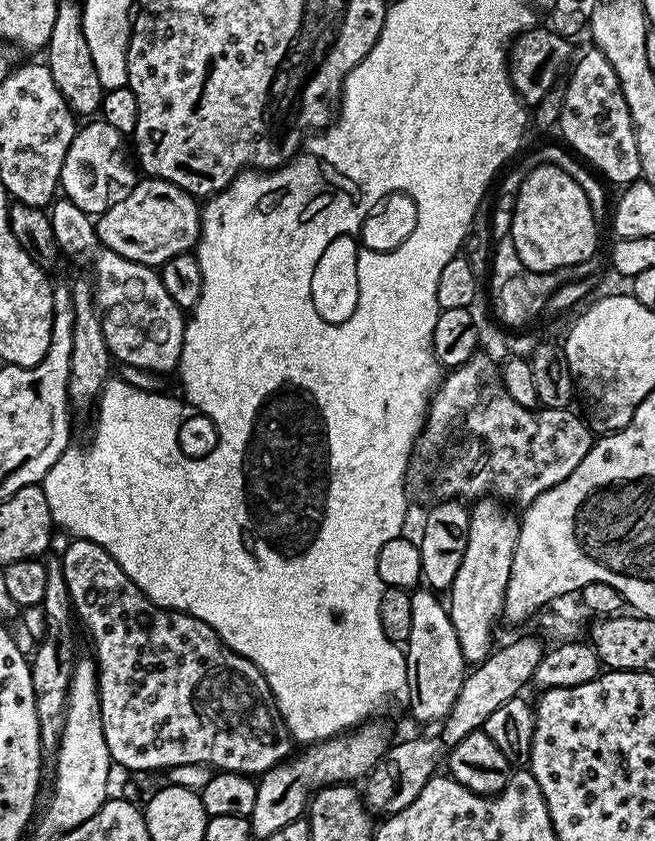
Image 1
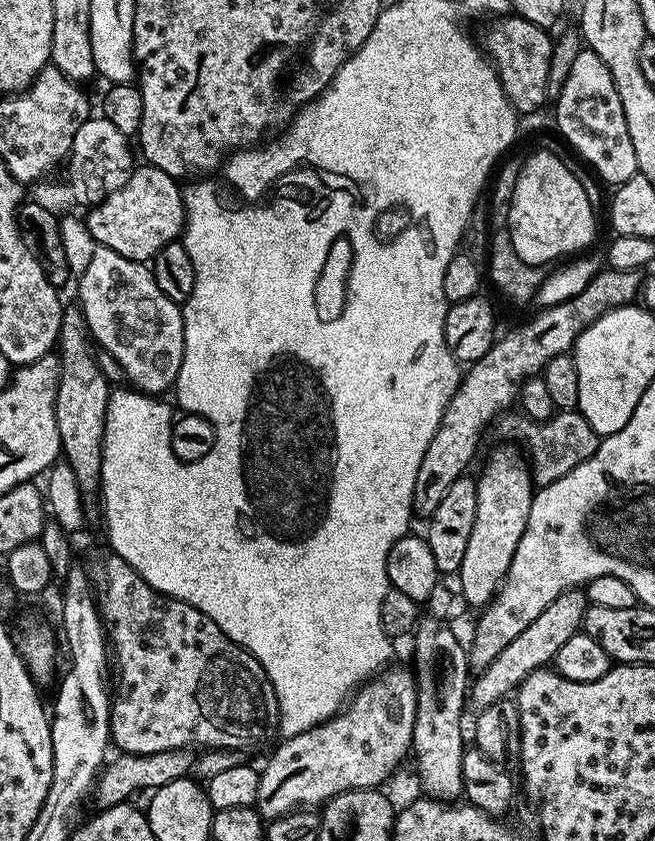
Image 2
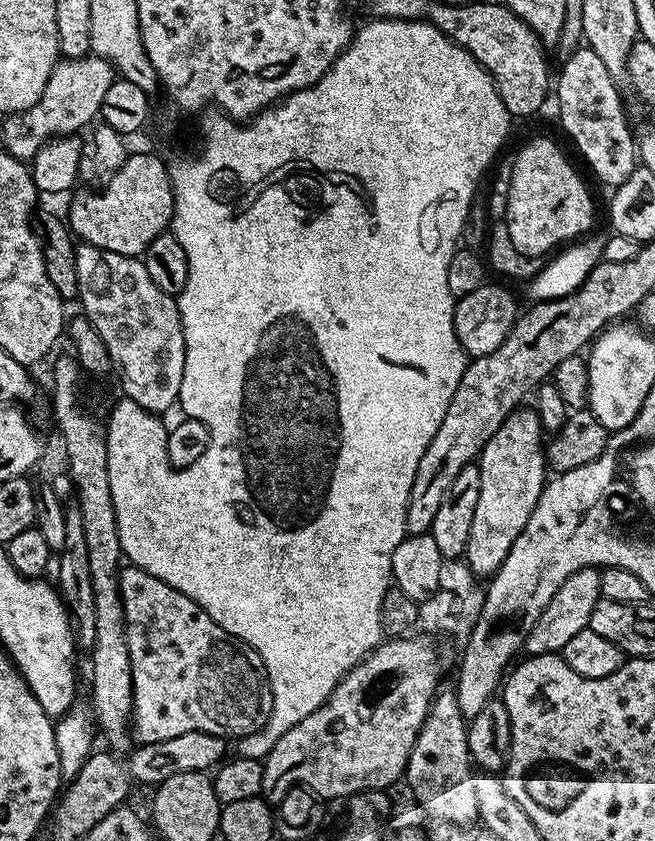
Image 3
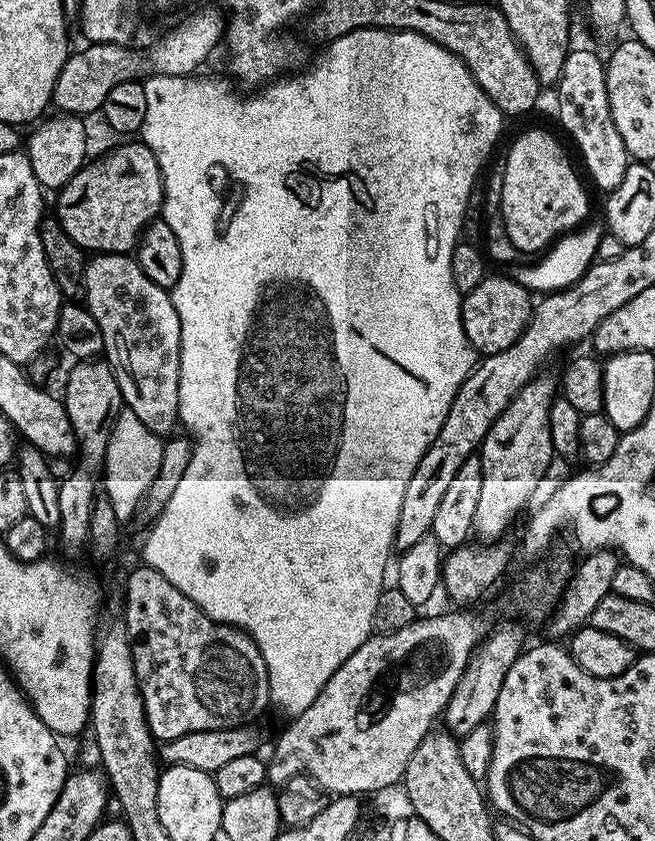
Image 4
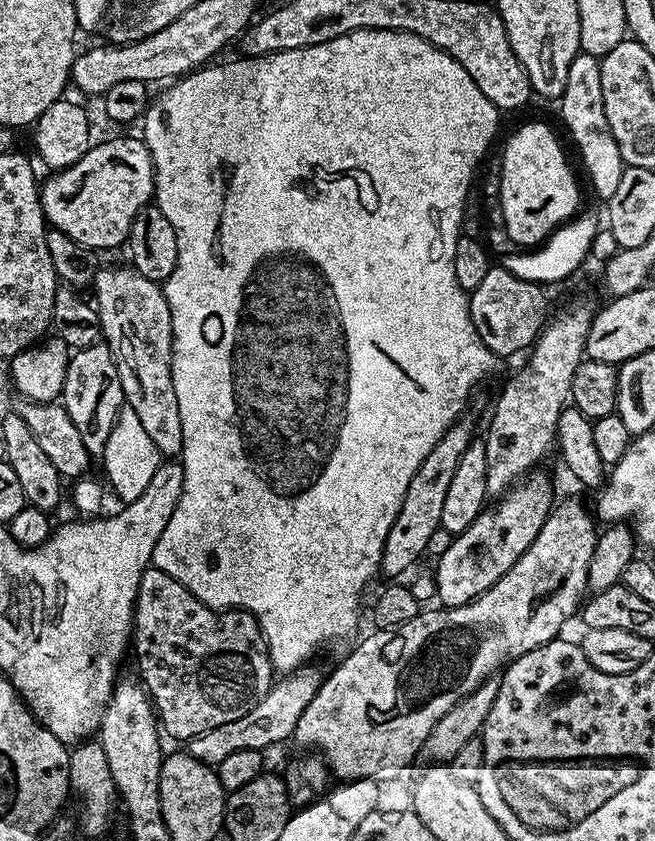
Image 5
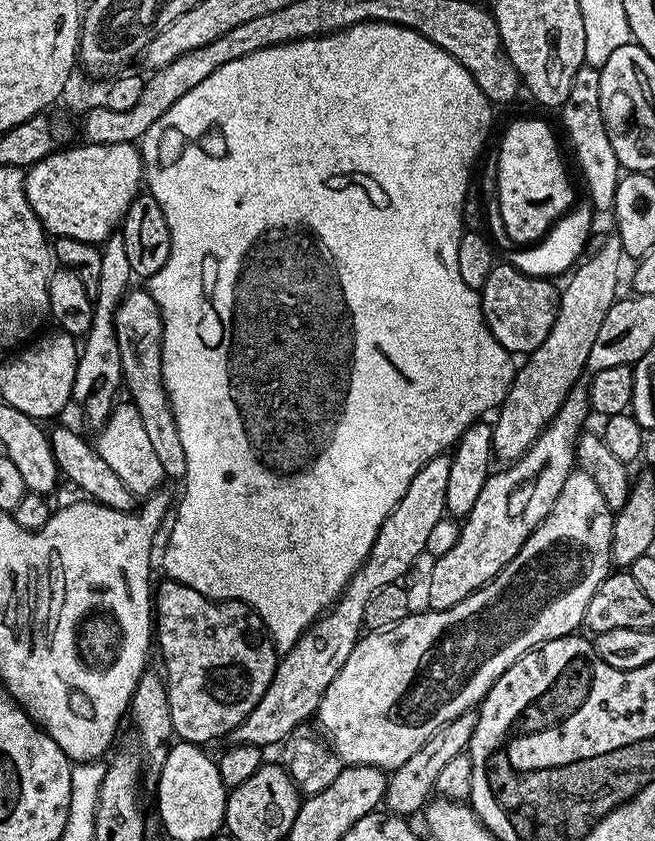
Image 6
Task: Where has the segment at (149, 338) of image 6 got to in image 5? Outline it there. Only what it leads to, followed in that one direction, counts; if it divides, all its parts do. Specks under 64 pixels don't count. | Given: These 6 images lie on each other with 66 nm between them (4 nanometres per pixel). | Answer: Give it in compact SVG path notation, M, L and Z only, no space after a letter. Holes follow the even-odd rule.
M131 266L101 267L96 271L92 290L93 293L96 292L94 306L98 312L103 341L114 354L115 364L118 366L125 405L134 410L134 414L149 435L150 442L154 443L161 457L179 457L184 451L182 414L178 414L178 394L174 390L172 377L172 315L164 297L163 287L155 280L138 275L135 268Z

